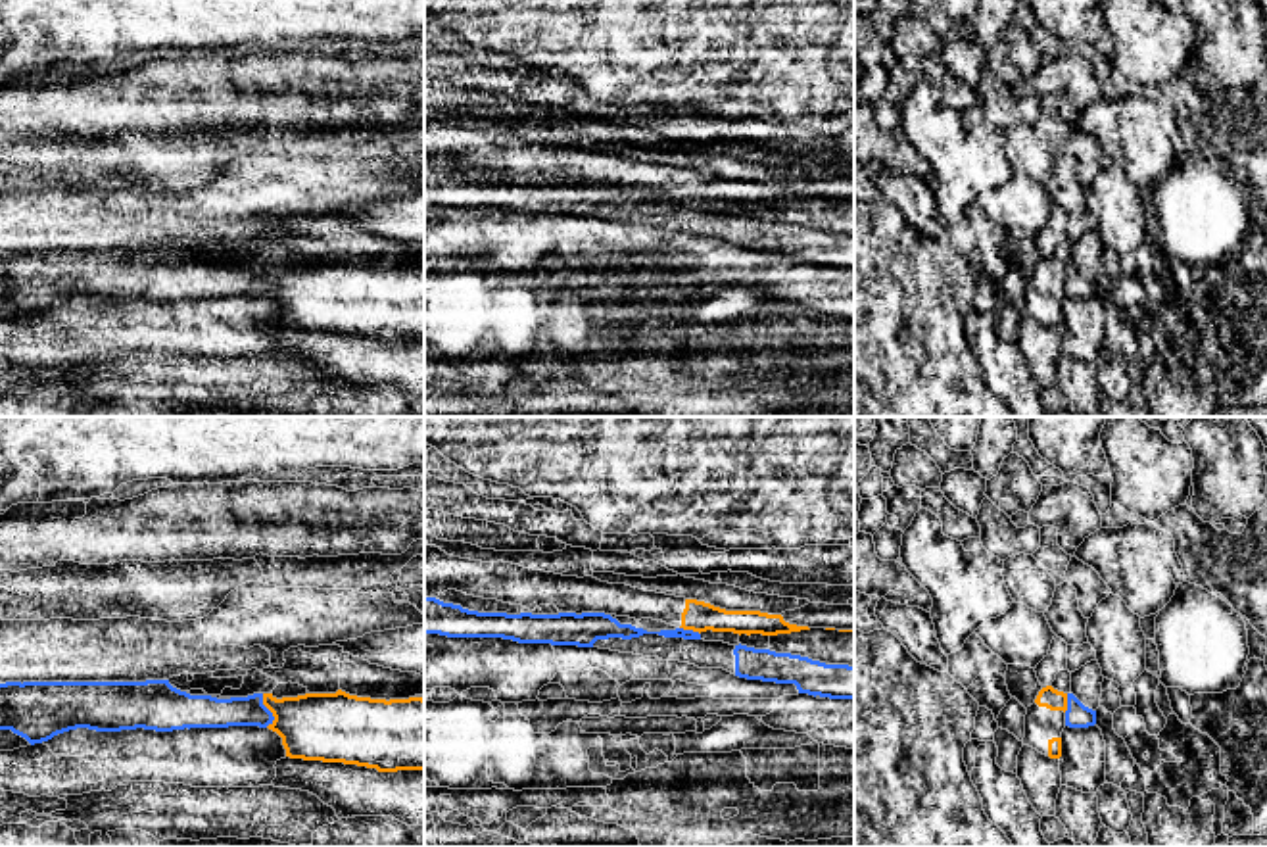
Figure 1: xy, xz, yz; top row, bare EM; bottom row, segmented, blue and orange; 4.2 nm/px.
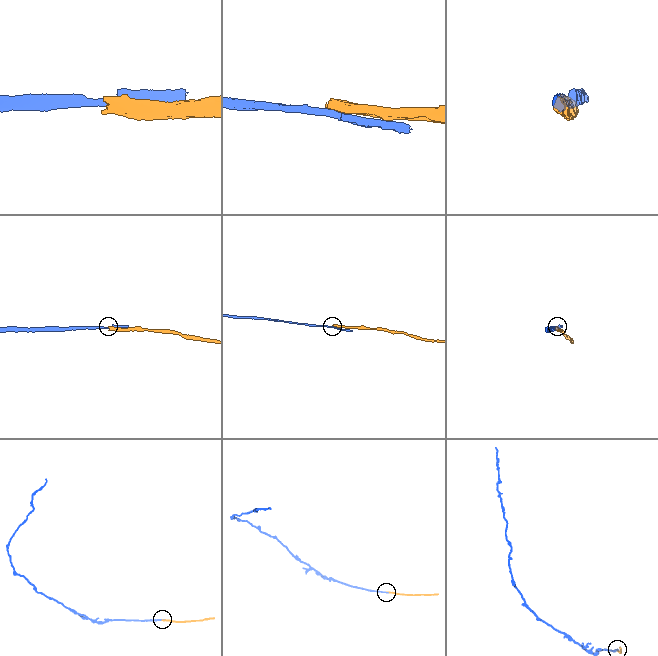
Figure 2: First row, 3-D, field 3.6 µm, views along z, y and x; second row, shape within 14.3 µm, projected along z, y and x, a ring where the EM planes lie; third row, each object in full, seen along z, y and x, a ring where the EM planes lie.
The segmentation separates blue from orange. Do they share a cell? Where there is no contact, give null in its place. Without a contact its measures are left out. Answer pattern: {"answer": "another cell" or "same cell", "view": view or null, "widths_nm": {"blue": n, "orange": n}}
{"answer": "another cell", "view": "xy", "widths_nm": {"blue": 130, "orange": 280}}

